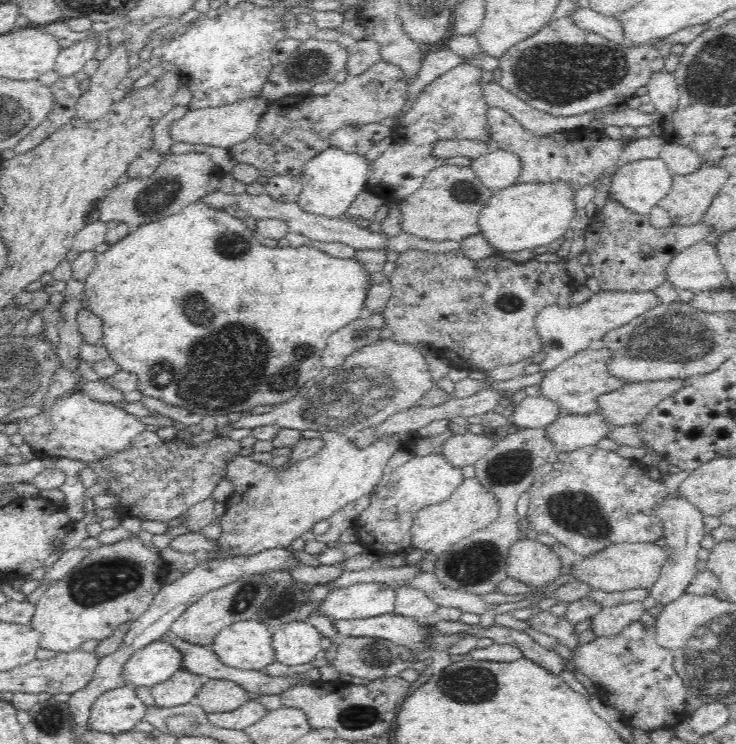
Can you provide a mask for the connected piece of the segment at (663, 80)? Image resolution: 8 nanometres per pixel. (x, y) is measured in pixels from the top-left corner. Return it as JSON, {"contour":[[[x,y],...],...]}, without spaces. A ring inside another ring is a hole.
{"contour":[[[664,68],[660,72],[653,72],[647,84],[648,96],[655,104],[656,112],[661,116],[668,116],[676,110],[679,101],[678,83],[675,73]]]}

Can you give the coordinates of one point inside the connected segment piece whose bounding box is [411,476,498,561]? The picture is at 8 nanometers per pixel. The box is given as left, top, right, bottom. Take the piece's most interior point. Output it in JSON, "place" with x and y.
{"place":[471,507]}

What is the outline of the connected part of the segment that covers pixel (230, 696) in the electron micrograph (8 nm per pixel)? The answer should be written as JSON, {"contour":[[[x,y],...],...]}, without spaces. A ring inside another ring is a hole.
{"contour":[[[210,679],[198,691],[194,704],[201,706],[207,713],[228,712],[248,701],[246,694],[248,691],[235,682]]]}

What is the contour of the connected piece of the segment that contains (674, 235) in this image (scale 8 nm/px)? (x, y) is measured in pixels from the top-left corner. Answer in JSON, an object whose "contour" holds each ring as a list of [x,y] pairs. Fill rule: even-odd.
{"contour":[[[607,198],[600,210],[596,210],[591,224],[588,226],[585,238],[585,252],[590,255],[590,266],[595,268],[593,276],[597,278],[602,291],[653,291],[657,286],[667,281],[666,268],[682,250],[698,244],[704,240],[712,229],[706,223],[678,226],[670,225],[668,228],[656,229],[649,221],[649,215],[641,215],[628,210],[624,205]]]}

